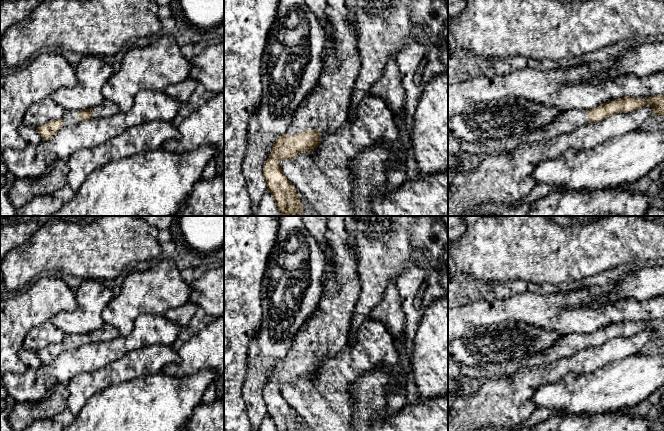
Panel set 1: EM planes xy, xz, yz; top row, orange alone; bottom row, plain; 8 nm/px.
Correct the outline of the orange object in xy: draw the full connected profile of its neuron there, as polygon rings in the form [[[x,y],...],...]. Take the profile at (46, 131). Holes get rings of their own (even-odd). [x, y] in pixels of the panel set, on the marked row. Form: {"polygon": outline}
{"polygon": [[[104,100],[100,105],[85,110],[66,110],[63,118],[59,120],[51,120],[48,123],[38,126],[36,129],[42,139],[50,139],[62,127],[73,126],[81,121],[90,119],[113,117],[120,113],[119,107],[108,100]]]}

